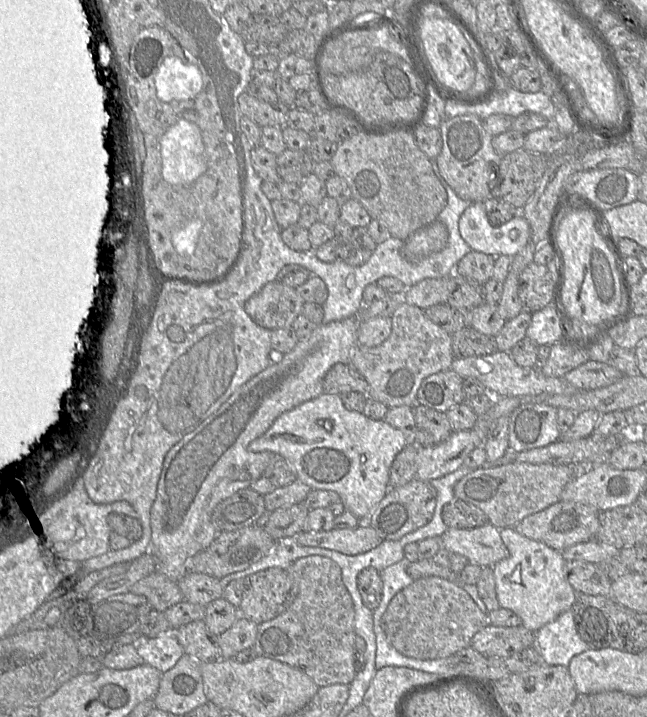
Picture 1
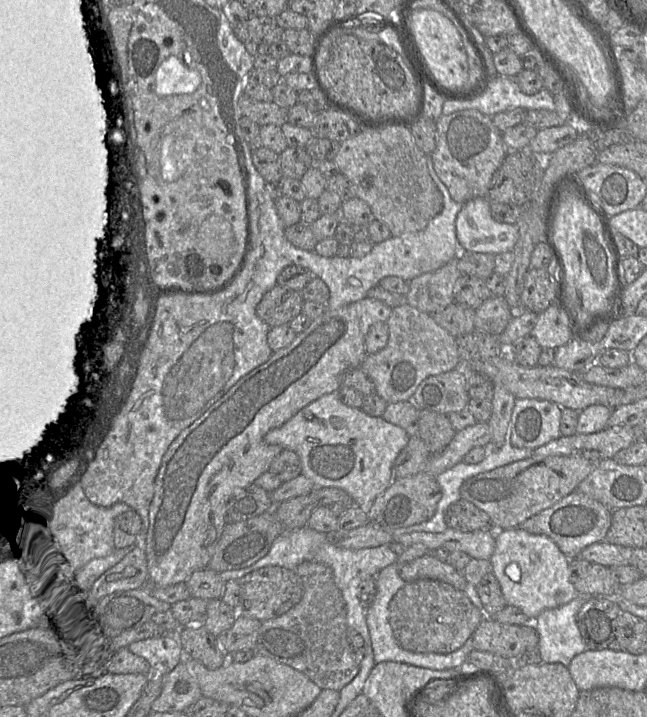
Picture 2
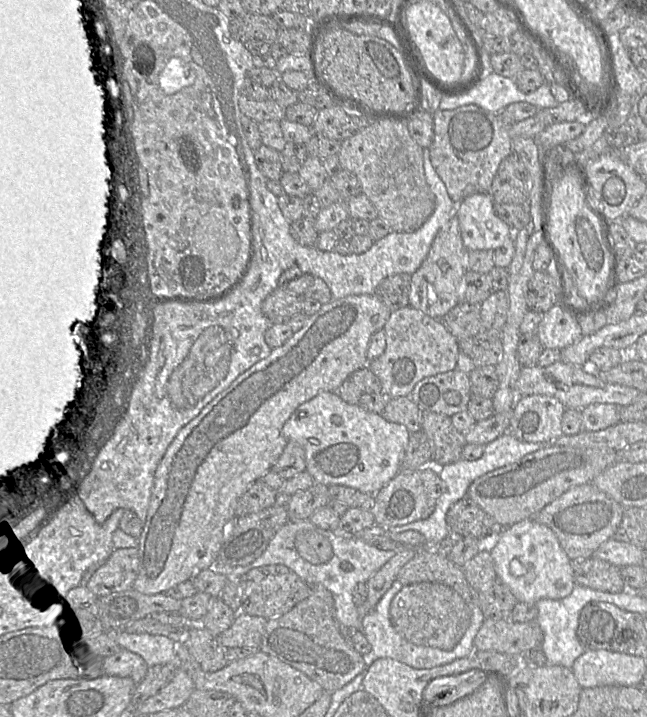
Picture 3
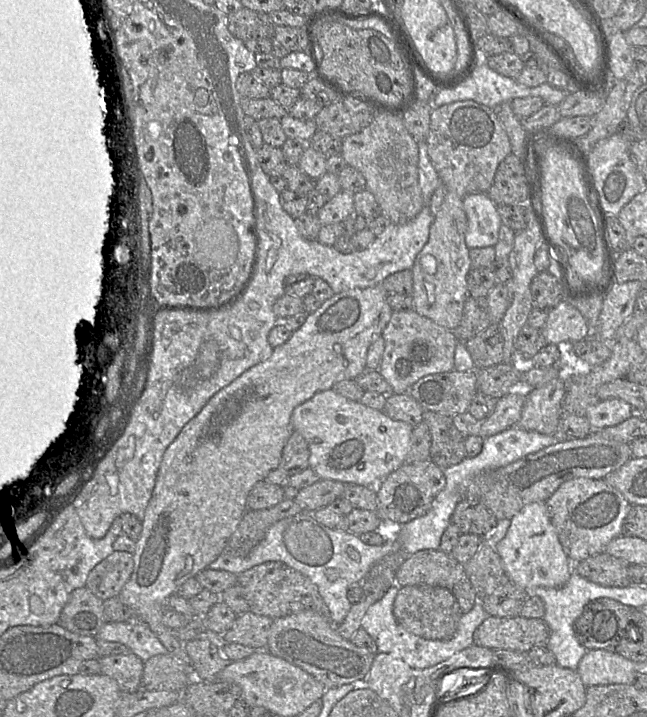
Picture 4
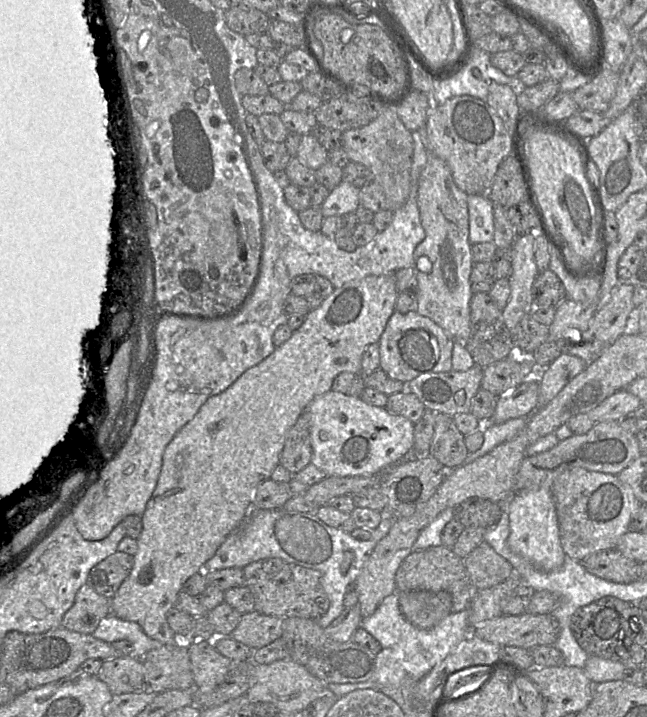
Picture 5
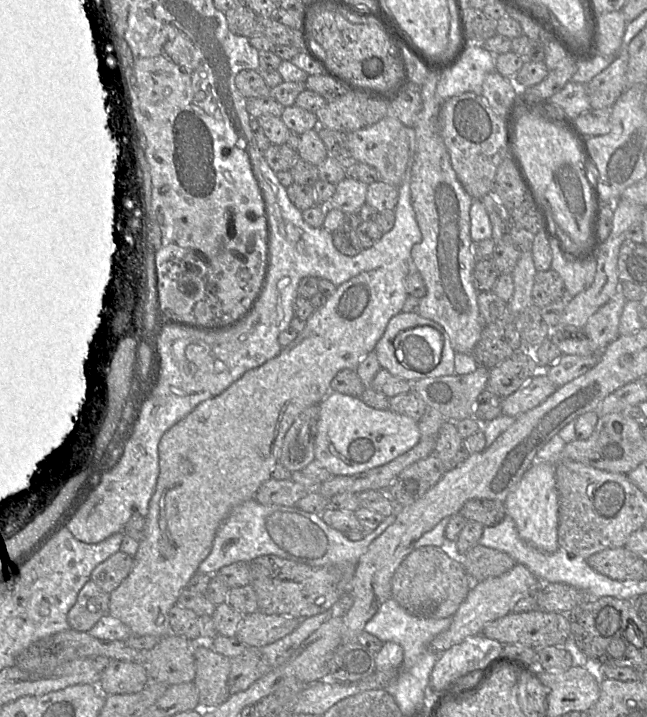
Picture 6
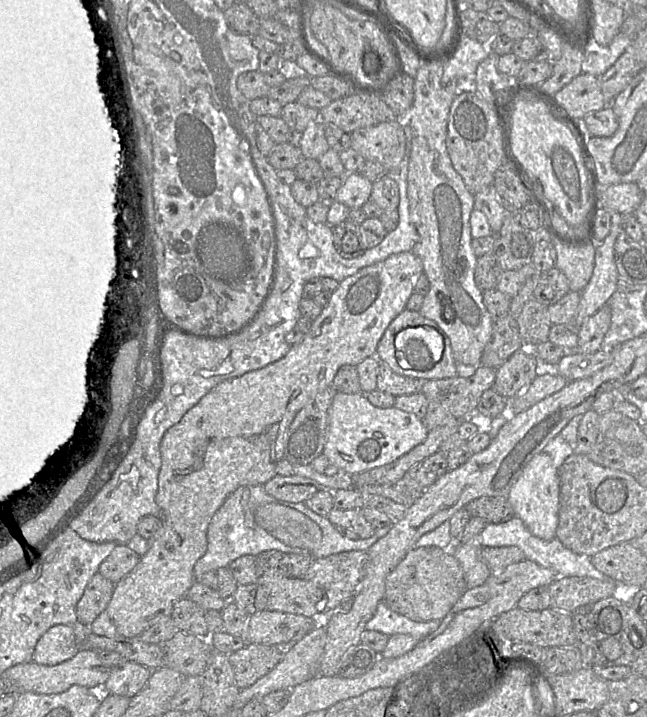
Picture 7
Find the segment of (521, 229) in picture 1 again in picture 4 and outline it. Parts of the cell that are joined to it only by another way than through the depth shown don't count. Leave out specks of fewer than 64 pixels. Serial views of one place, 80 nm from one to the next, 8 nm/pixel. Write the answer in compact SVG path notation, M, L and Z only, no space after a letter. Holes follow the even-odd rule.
M487 193L467 194L462 198L462 204L467 218L466 246L469 249L494 247L502 225L497 206Z

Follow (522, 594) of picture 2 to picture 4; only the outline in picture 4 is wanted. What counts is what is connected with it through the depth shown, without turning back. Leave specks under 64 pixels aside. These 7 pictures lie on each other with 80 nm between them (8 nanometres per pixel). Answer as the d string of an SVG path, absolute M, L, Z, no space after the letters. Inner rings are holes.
M546 502L523 507L511 518L505 537L495 546L508 579L524 589L563 586L573 572L573 563L565 554L555 527L549 518Z

